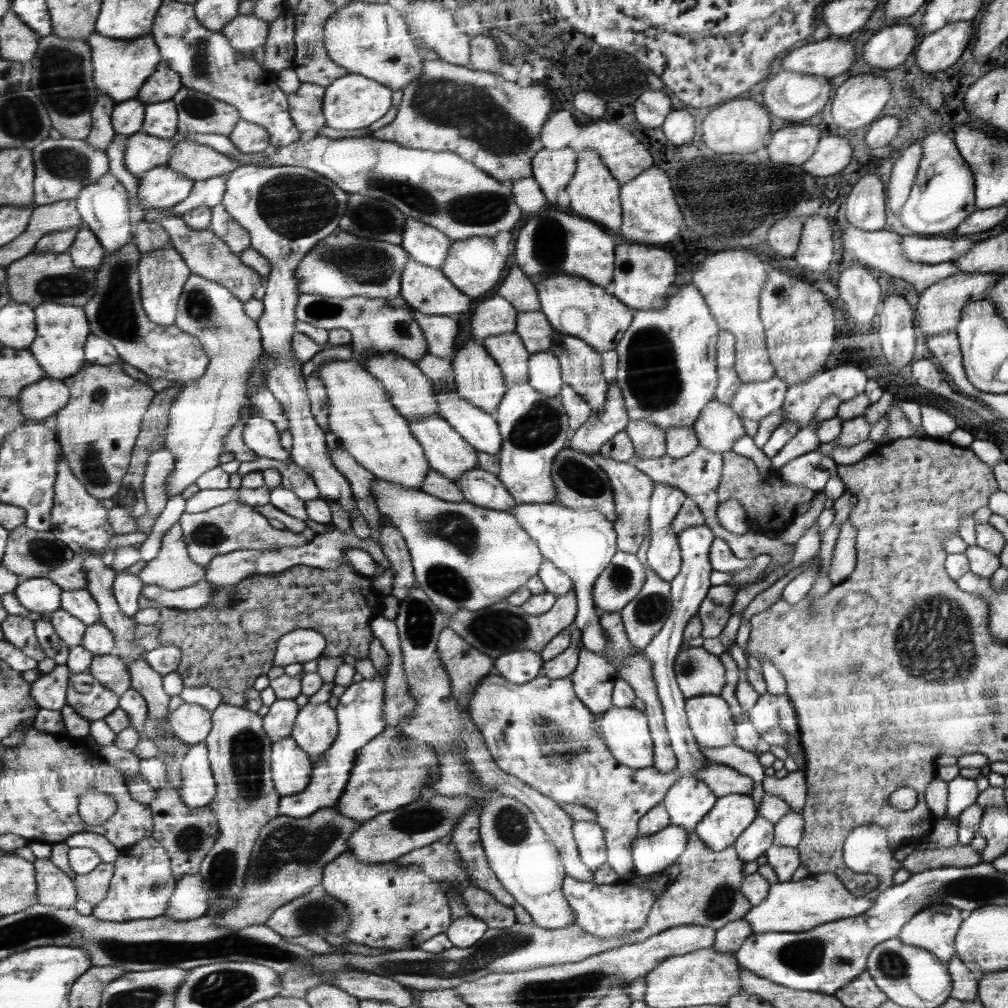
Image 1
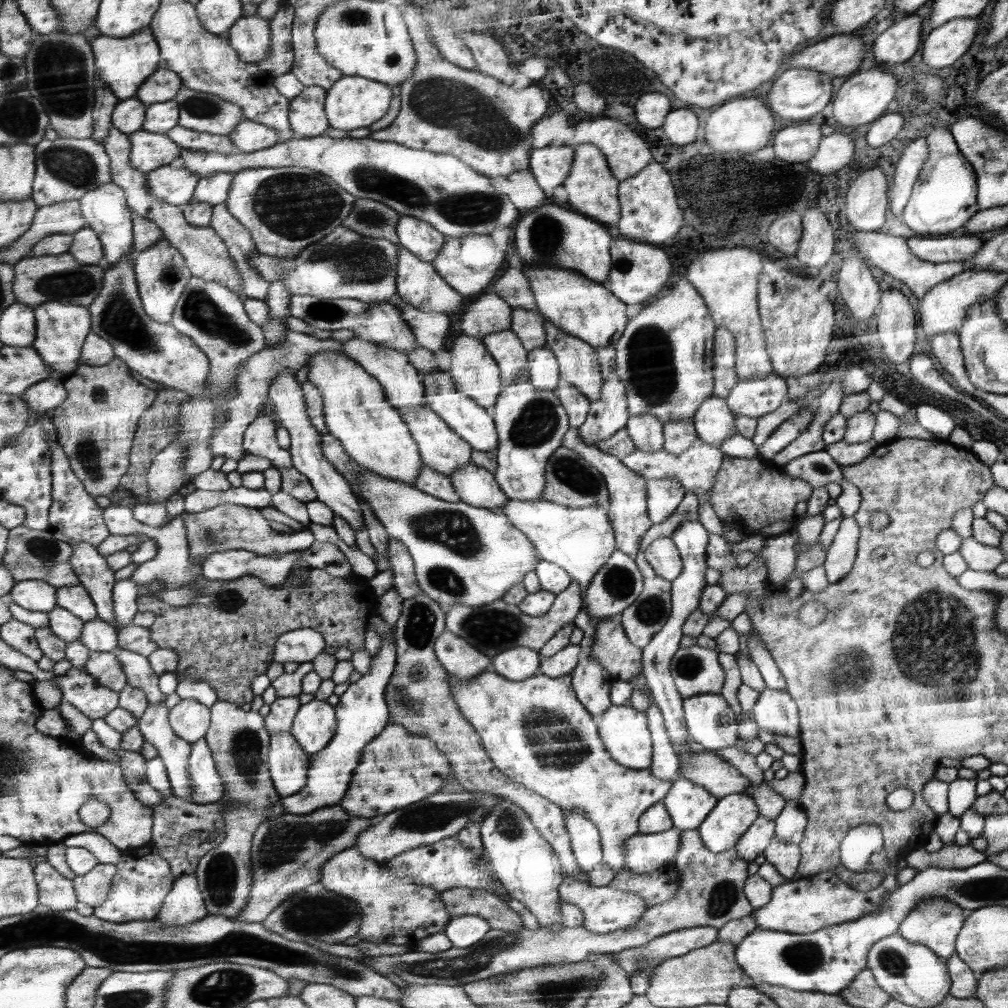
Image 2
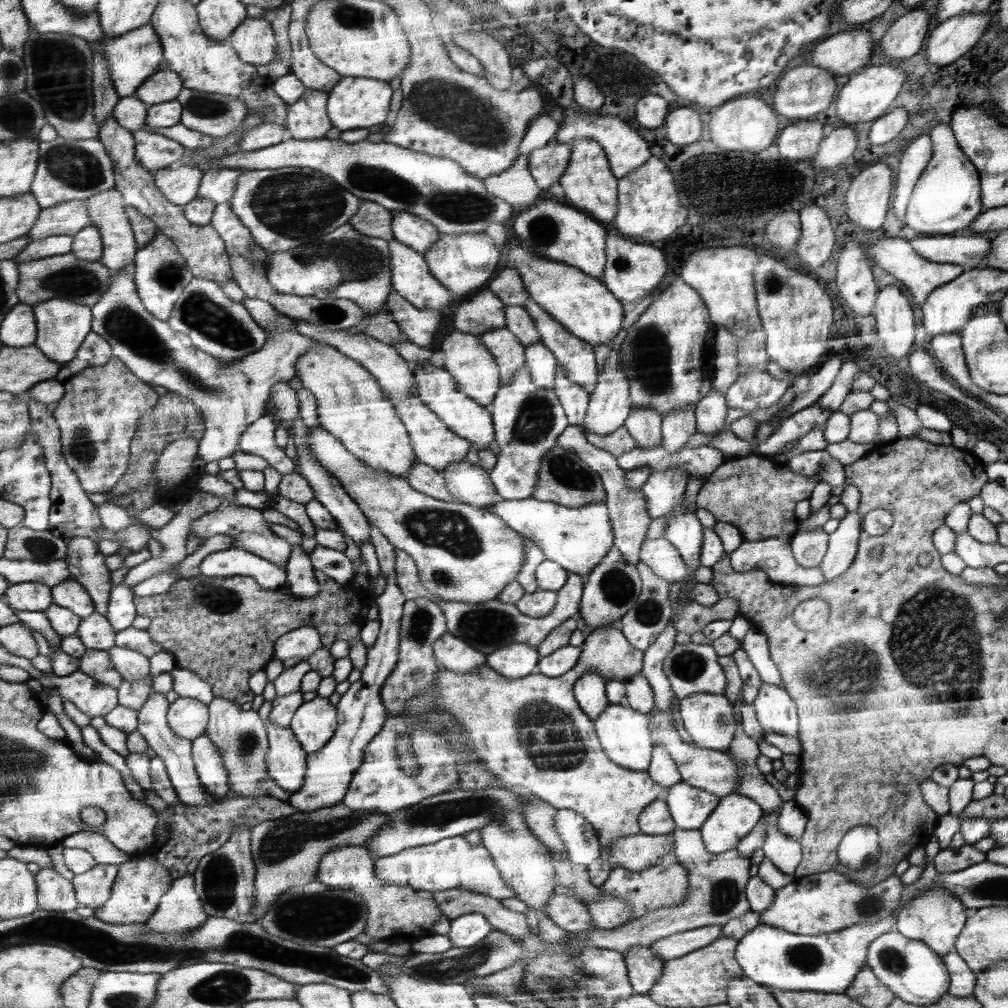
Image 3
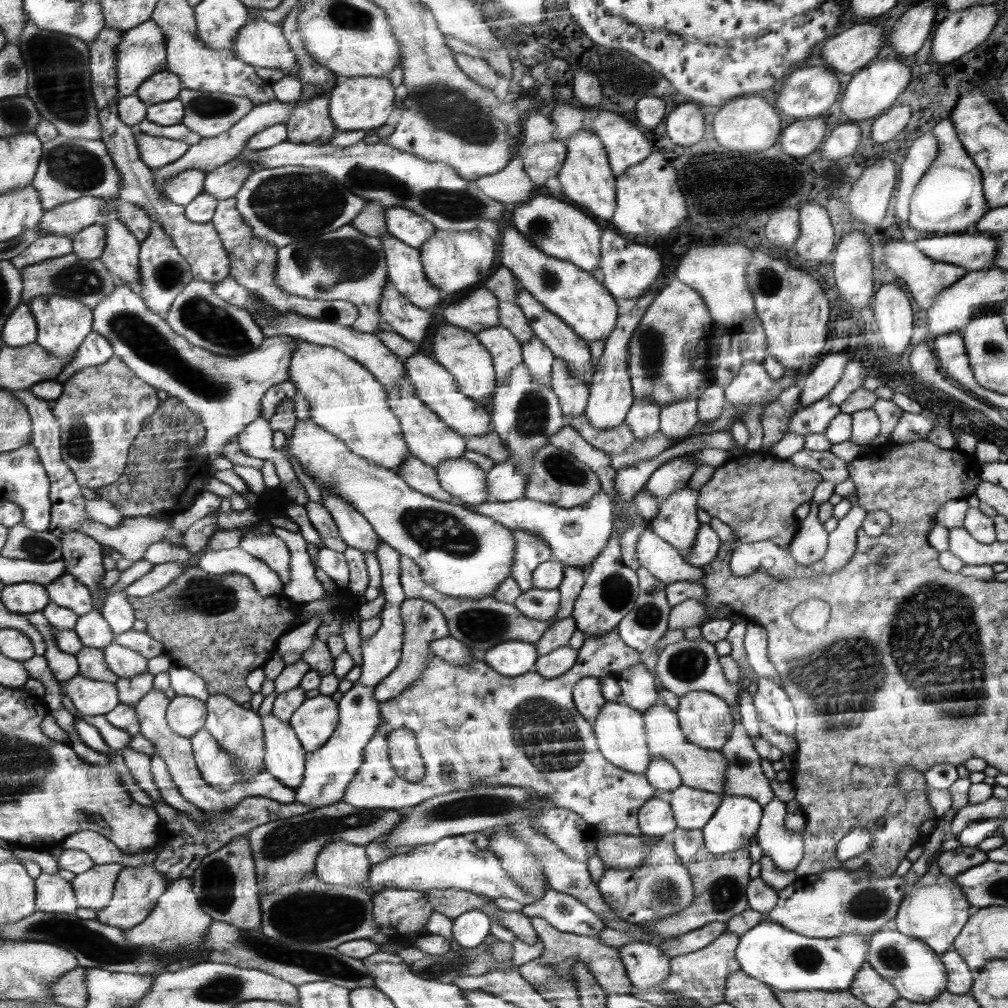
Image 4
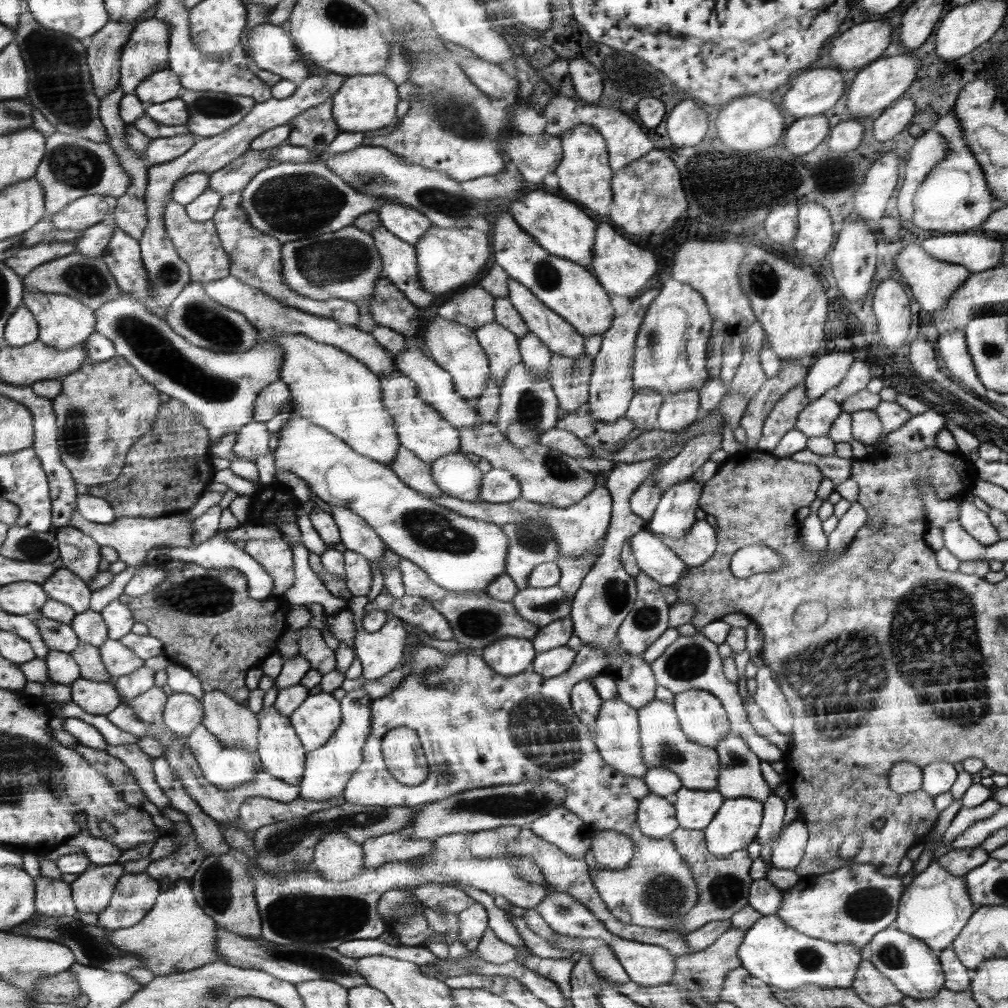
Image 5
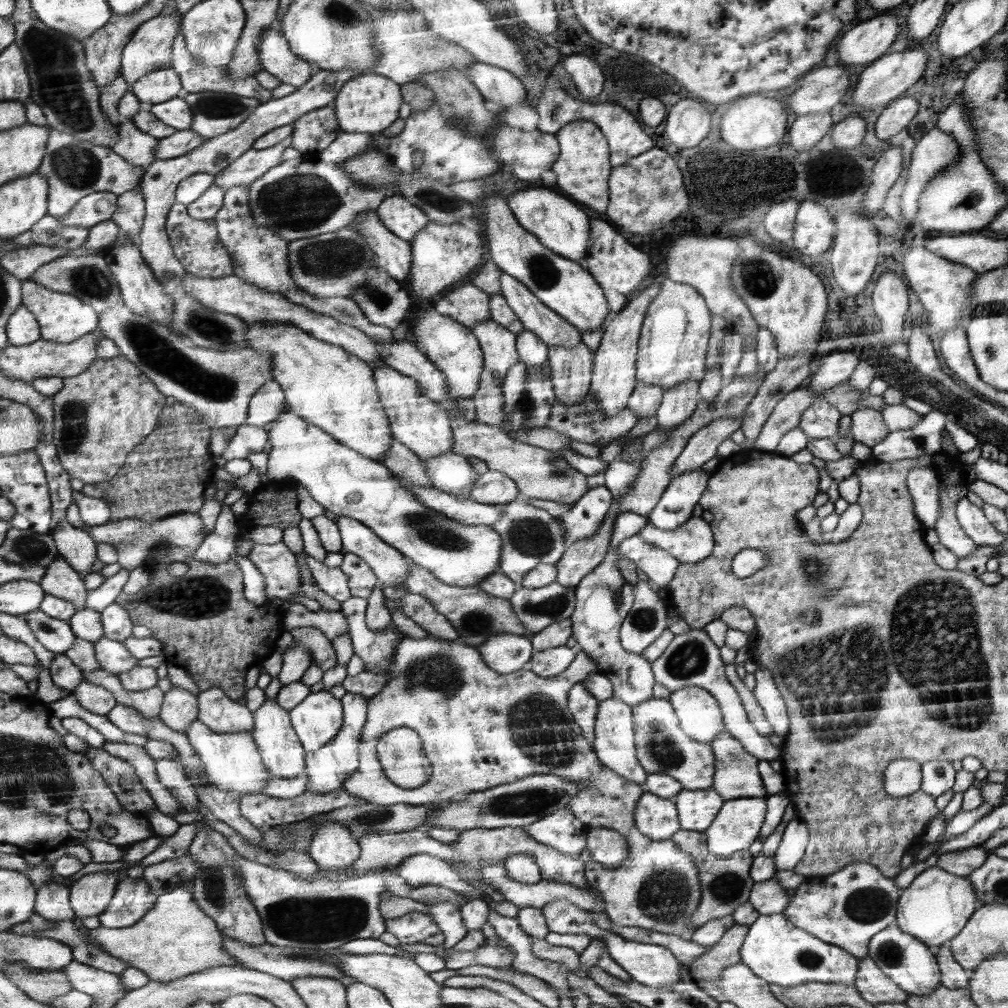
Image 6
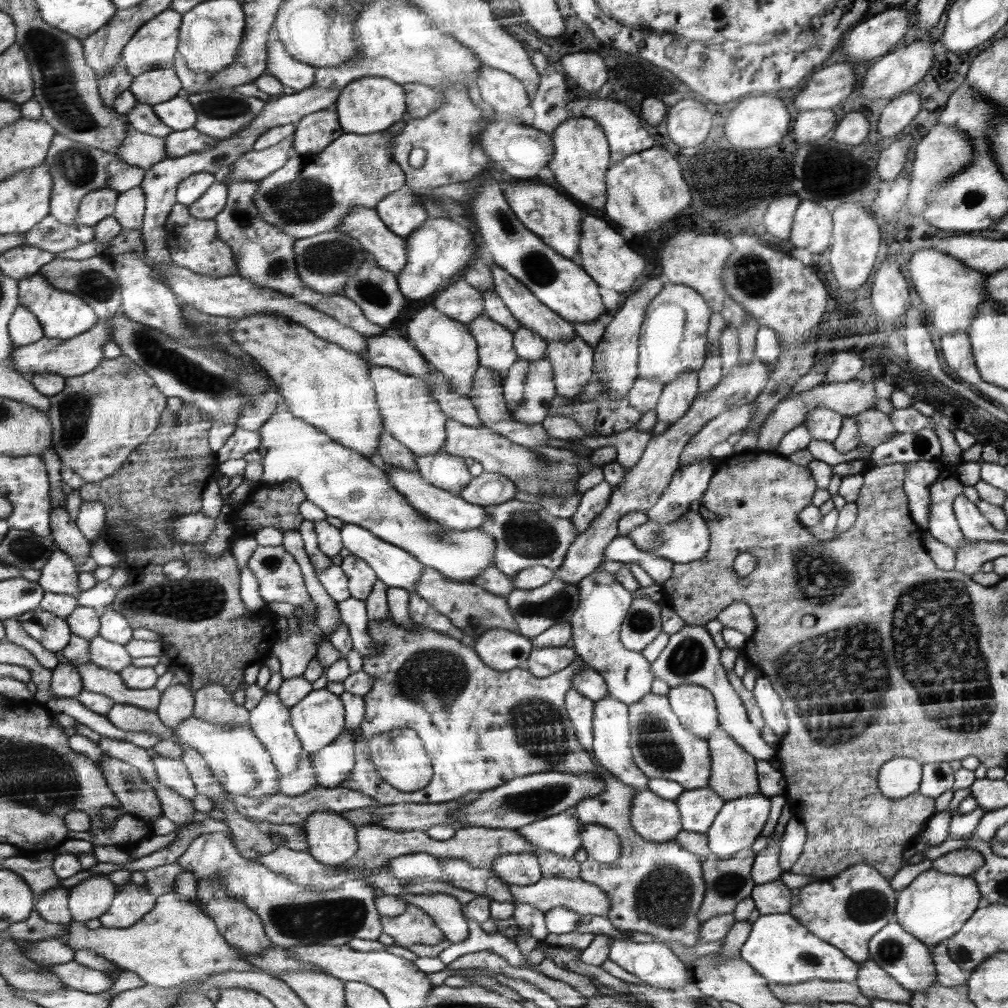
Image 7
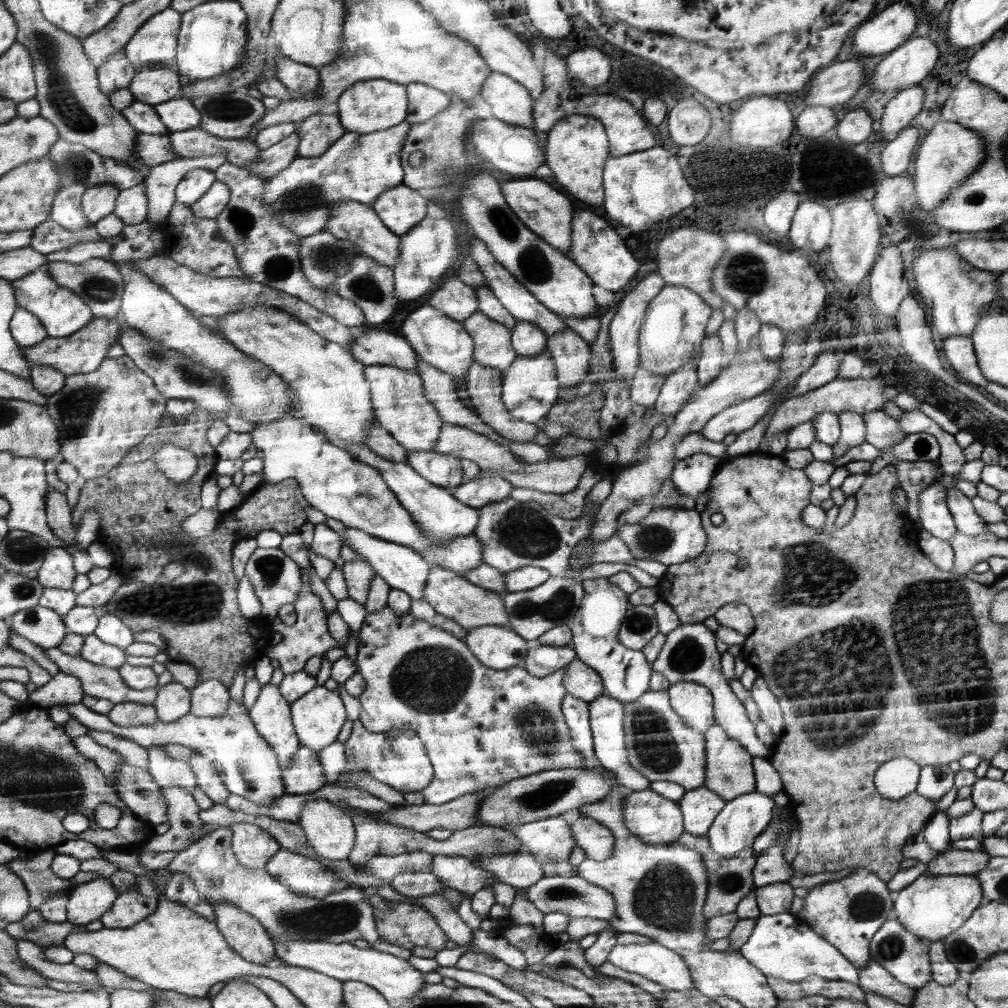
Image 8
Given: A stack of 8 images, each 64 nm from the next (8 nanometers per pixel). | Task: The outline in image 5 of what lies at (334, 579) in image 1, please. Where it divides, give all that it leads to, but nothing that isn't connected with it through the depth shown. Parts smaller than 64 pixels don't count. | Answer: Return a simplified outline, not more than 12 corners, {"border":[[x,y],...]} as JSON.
{"border":[[165,564],[124,593],[136,621],[207,693],[245,704],[246,672],[292,605],[250,597],[246,573]]}

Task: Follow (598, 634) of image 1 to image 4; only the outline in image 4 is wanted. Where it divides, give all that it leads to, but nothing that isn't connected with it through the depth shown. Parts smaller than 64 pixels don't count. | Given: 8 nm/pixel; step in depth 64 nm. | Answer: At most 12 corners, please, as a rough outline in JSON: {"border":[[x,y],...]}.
{"border":[[602,489],[562,508],[528,497],[450,503],[540,536],[563,565],[588,569],[614,531]]}

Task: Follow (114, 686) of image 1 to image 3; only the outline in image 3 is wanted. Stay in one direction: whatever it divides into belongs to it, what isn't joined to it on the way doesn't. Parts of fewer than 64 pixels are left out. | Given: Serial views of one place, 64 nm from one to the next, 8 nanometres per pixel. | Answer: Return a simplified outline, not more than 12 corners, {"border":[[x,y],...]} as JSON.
{"border":[[89,648],[80,670],[120,688],[127,680],[112,653]]}

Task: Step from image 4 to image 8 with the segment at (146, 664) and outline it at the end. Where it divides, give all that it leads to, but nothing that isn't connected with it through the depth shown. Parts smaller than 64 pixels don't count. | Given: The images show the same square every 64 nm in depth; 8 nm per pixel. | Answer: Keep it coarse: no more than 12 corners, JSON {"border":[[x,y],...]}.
{"border":[[86,636],[82,656],[90,662],[121,669],[128,650]]}

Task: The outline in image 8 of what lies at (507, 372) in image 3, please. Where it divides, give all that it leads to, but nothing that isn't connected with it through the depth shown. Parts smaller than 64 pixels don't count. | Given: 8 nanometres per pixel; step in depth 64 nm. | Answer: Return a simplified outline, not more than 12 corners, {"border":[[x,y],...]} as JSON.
{"border":[[474,312],[462,322],[478,365],[506,372],[510,330]]}

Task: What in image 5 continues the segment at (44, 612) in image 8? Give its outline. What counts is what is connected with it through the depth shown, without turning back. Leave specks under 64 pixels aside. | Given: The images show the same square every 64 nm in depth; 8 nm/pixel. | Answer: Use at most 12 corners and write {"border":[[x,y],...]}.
{"border":[[30,614],[51,649],[72,653],[81,638],[70,624]]}

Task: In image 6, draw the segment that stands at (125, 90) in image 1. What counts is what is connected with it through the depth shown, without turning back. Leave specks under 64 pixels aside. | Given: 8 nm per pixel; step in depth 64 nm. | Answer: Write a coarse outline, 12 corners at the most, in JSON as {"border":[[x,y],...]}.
{"border":[[162,14],[142,24],[126,47],[123,72],[141,78],[174,66],[182,18]]}

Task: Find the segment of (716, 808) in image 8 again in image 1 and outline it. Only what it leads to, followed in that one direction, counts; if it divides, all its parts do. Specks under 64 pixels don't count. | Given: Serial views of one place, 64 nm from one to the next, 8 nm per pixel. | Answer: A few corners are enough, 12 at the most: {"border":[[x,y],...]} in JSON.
{"border":[[681,776],[661,803],[676,826],[694,830],[718,796]]}

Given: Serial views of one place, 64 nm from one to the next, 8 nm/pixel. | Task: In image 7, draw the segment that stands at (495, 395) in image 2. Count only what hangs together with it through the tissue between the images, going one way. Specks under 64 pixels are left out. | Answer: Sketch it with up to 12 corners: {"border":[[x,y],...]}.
{"border":[[434,306],[405,326],[408,341],[466,397],[481,366],[464,323]]}

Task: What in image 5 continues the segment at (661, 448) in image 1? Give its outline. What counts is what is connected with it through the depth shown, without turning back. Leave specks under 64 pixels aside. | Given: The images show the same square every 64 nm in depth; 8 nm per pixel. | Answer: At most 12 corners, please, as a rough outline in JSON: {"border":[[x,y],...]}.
{"border":[[635,392],[625,418],[640,432],[656,428],[663,397]]}

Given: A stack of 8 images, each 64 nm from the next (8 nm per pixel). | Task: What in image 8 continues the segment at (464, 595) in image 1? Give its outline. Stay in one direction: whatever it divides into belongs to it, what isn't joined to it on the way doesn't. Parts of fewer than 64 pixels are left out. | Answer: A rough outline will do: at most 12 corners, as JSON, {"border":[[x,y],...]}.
{"border":[[285,414],[250,432],[263,481],[461,577],[474,532],[436,543],[377,468]]}

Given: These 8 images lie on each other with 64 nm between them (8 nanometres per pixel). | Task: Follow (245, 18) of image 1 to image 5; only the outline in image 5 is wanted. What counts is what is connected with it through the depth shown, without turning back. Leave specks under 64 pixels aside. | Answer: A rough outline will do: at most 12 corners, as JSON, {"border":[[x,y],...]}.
{"border":[[281,25],[248,29],[244,49],[255,69],[298,84],[308,76]]}

